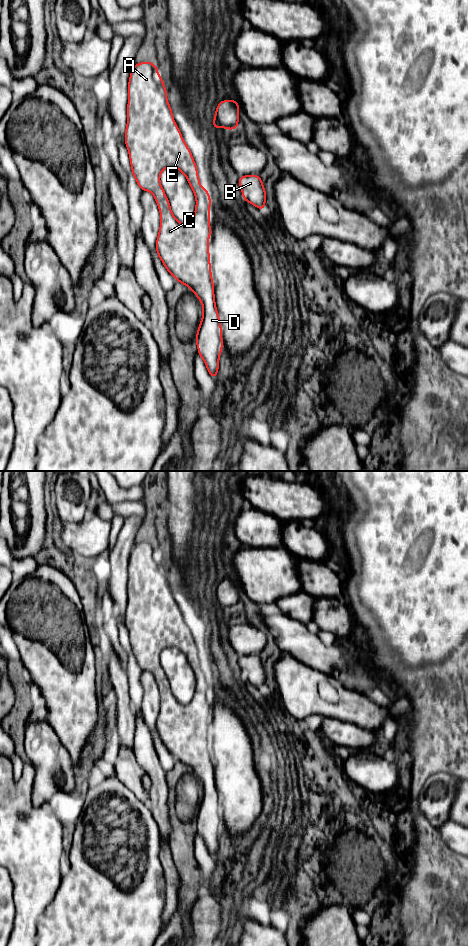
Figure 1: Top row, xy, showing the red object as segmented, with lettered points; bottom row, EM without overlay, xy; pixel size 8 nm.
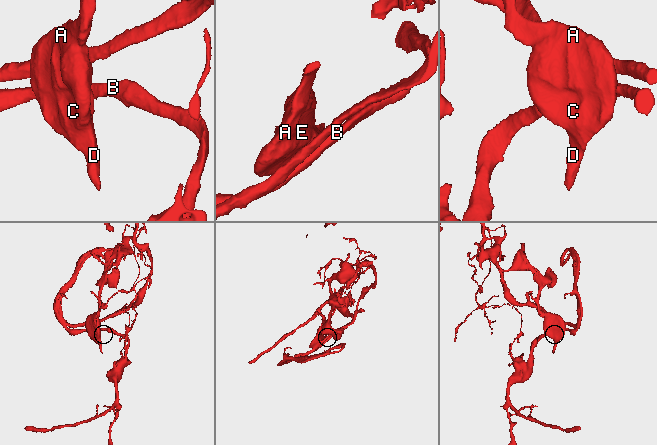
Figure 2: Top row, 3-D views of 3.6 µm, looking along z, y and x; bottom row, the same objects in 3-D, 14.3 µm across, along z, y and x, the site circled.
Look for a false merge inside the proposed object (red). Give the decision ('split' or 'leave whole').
leave whole

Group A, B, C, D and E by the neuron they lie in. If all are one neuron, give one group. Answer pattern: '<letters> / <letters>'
A B C D E

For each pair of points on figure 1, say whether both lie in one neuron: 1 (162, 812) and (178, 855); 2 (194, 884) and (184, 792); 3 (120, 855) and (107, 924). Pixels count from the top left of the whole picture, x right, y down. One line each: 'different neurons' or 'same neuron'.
1: different neurons
2: same neuron
3: same neuron

